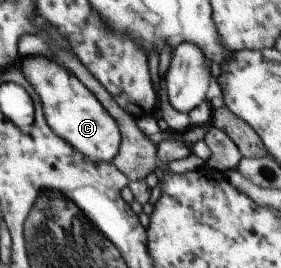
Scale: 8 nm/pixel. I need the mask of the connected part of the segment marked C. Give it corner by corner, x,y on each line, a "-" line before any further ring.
29,55
18,61
26,80
36,90
50,130
80,154
84,154
84,157
88,156
96,162
113,163
119,154
122,136
119,125
96,96
74,74
46,56

